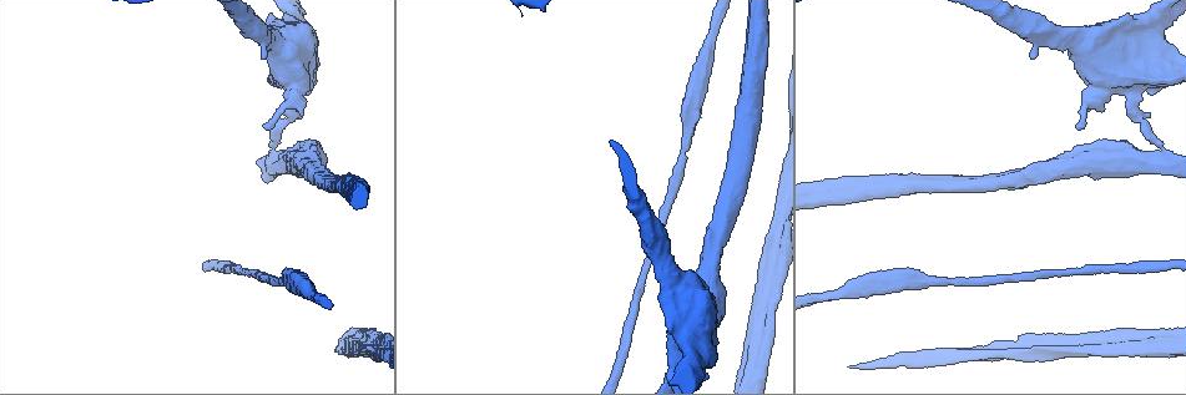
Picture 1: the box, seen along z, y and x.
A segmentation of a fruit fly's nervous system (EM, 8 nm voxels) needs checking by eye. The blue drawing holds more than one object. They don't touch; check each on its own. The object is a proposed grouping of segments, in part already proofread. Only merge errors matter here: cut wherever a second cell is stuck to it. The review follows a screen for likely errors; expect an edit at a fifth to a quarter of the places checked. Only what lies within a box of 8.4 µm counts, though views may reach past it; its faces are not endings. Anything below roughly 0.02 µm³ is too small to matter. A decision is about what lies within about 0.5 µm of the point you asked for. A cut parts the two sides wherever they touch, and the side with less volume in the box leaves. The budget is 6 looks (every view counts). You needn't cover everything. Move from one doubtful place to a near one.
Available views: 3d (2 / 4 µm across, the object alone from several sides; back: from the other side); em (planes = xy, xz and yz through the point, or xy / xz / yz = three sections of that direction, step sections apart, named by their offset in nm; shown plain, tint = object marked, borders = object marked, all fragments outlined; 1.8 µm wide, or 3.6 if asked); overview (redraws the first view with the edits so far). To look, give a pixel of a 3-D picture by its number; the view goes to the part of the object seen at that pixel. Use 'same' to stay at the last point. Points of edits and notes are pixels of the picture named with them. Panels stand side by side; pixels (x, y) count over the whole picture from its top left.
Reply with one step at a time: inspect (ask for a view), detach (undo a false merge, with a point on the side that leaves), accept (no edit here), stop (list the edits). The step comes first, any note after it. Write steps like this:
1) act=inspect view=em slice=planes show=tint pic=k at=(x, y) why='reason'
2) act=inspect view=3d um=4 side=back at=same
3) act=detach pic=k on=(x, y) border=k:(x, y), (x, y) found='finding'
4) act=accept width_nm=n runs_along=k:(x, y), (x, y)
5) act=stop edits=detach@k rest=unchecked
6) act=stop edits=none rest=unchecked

act=inspect view=em um=3.6 slice=xy step=16 show=tint pic=1 at=(1089, 102) why='calibre changes'

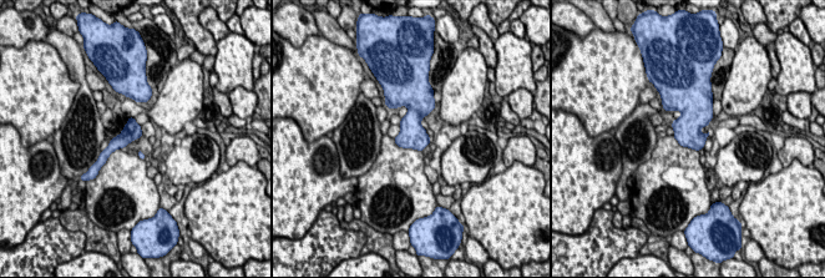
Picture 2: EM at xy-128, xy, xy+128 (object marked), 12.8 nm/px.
act=inspect view=em um=3.6 slice=planes show=tint at=same why='another direction'

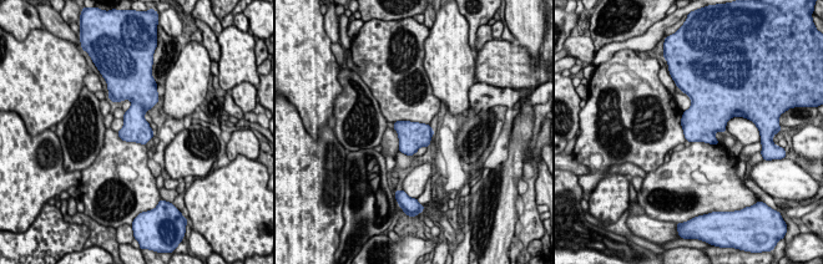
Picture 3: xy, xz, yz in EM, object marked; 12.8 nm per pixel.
act=accept found='one cell here'

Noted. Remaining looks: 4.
act=inspect view=em slice=xz step=8 show=tint pic=1 at=(1166, 152)

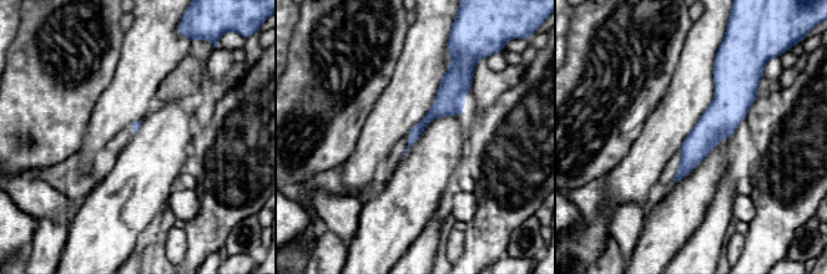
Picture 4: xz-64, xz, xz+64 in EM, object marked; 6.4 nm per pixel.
act=inspect view=em slice=planes show=tint at=same

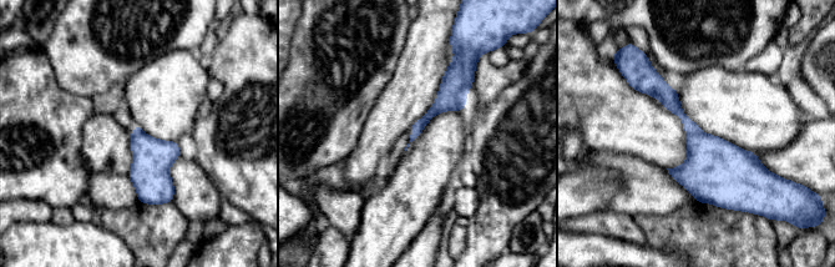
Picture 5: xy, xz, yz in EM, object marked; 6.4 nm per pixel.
act=detach pic=5 on=(713, 166) border=5:(702, 131), (687, 134) found='a second cell is stuck on'

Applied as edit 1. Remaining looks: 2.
act=inspect view=3d um=4 pic=1 at=(354, 342) why='sudden change in width'

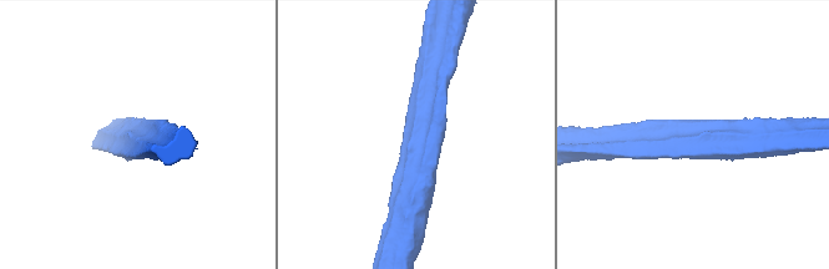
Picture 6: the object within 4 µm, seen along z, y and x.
act=inspect view=em slice=planes show=tint pic=6 at=(711, 145) arms=3 arm_widths_nm=220,220,400 why='shape alone is not enough'

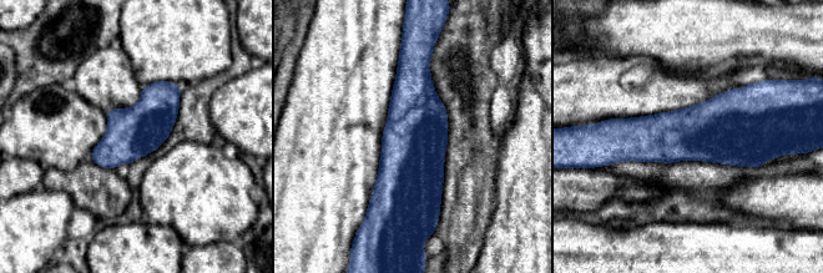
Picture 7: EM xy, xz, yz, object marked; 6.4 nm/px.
act=accept found='one cell here'

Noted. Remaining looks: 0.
act=stop edits=detach@5 rest=unchecked

